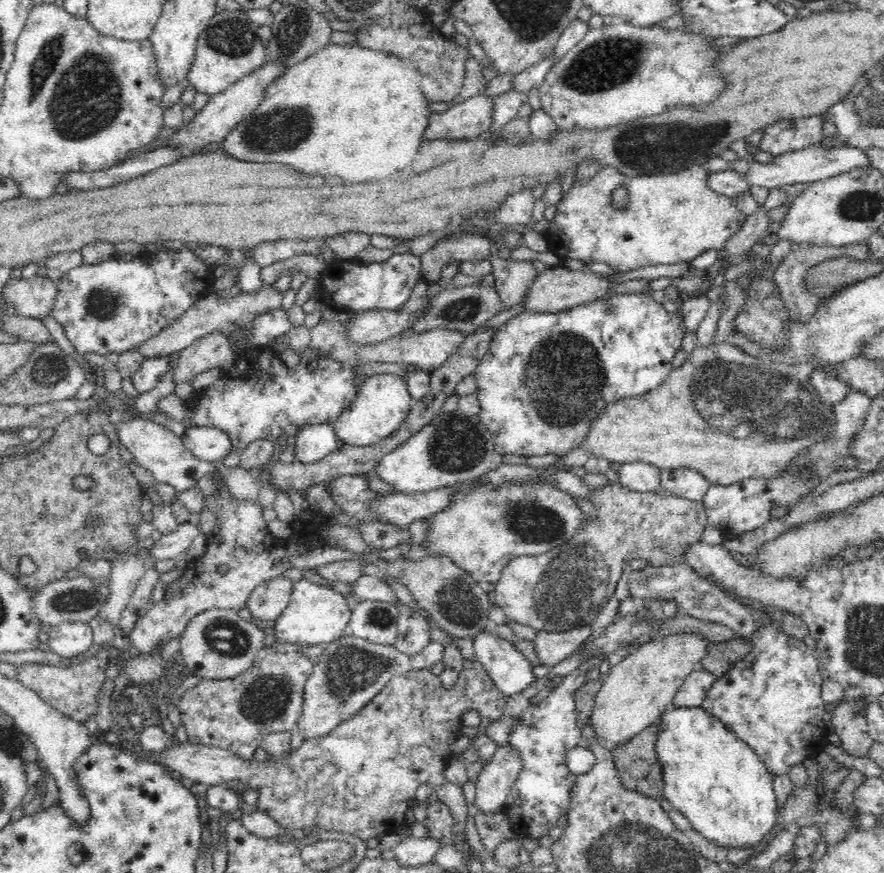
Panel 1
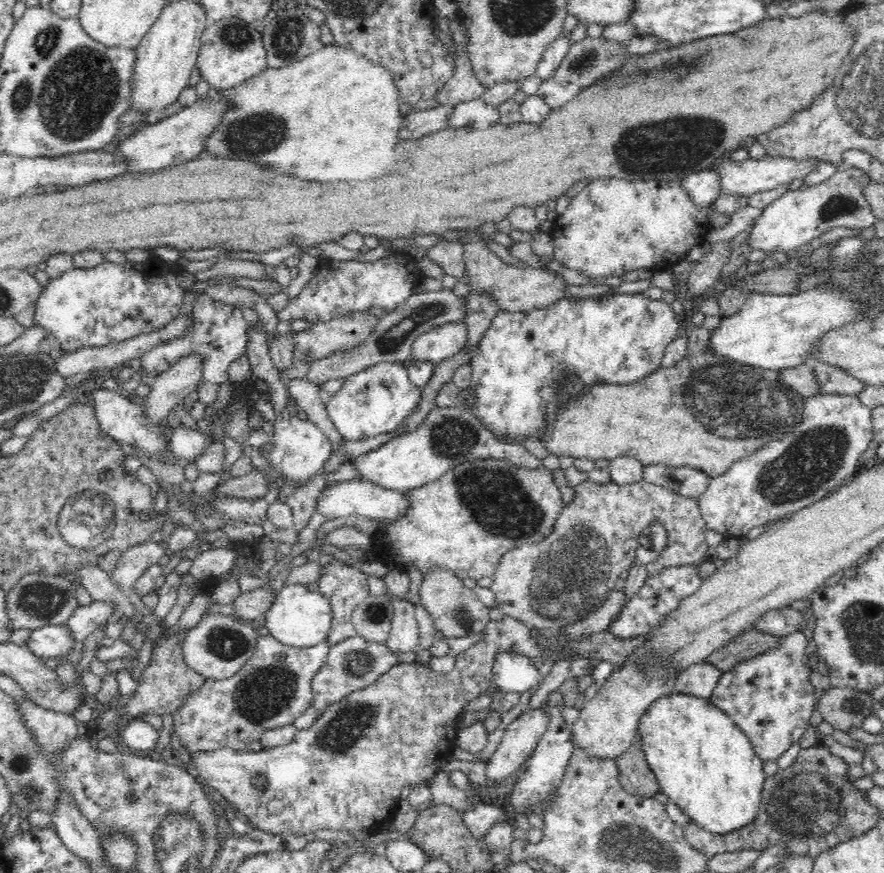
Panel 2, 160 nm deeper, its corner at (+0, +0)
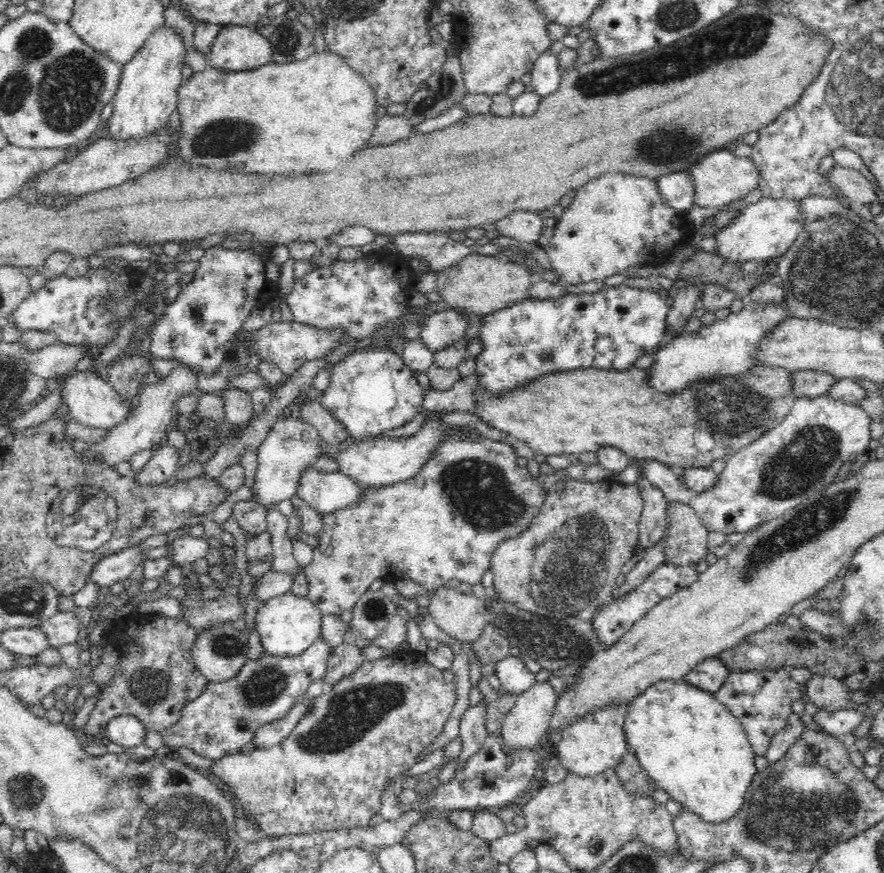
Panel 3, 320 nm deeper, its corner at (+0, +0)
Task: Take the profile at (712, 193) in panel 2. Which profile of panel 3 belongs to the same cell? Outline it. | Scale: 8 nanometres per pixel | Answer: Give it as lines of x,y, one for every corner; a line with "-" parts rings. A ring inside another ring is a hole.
686,172
666,174
658,178
658,185
663,196
673,208
686,211
692,206
697,206
696,183
692,175

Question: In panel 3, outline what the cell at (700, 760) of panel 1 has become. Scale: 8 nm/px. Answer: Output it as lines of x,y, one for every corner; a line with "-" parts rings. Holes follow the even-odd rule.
684,680
661,681
630,701
624,733
630,752
636,753
642,768
672,800
697,814
710,825
720,825
734,818
744,806
744,798
756,776
756,752
738,719
715,696

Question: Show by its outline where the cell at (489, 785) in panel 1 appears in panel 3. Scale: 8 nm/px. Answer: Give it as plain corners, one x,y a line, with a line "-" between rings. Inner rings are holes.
546,681
534,684
529,690
517,694
517,701
510,712
505,714
502,721
502,728
497,732
502,737
502,752
510,756
520,750
533,750
540,744
540,740
546,736
546,732
552,728
550,722
556,714
556,704
559,696
552,686

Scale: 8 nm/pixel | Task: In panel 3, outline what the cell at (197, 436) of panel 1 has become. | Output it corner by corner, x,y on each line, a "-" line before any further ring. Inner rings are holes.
164,445
156,449
147,464
135,474
135,478
142,483
159,485
166,483
170,475
179,467
180,452
174,446

